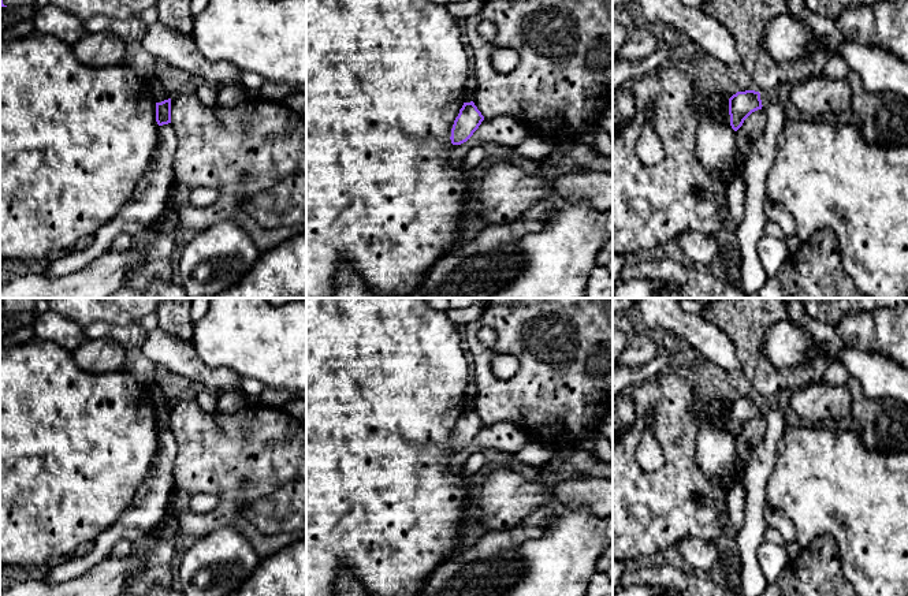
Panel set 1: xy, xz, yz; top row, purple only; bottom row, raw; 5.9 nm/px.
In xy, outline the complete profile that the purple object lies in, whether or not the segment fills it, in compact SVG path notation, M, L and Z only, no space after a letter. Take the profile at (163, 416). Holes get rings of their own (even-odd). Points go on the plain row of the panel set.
M171 405L156 409L156 428L159 432L171 429Z

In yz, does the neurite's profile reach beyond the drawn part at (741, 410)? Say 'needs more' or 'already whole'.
already whole

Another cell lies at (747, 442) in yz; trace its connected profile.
M762 416L752 418L736 437L738 459L745 465L752 458L755 450L766 435L767 422Z

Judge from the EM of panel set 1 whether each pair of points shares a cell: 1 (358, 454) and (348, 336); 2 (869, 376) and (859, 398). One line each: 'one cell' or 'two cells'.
1: one cell
2: two cells

